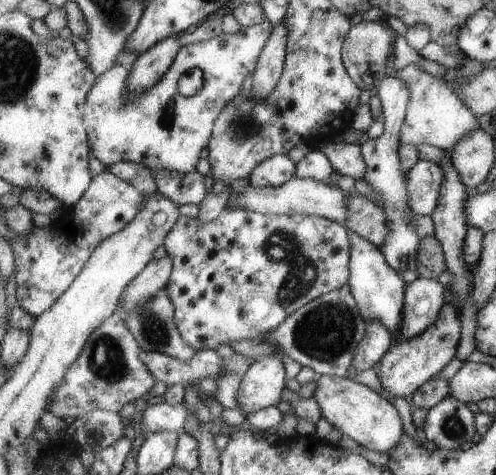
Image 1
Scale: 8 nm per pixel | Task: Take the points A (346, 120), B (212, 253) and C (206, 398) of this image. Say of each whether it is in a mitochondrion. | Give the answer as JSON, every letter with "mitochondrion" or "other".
{"A":"other","B":"other","C":"other"}

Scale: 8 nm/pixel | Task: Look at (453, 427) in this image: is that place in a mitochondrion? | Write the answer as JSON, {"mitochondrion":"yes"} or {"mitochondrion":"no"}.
{"mitochondrion":"yes"}

